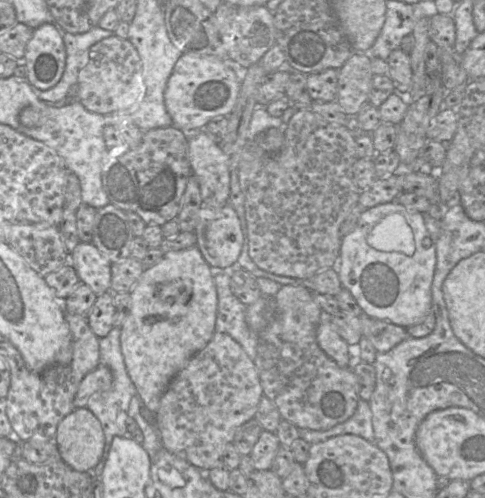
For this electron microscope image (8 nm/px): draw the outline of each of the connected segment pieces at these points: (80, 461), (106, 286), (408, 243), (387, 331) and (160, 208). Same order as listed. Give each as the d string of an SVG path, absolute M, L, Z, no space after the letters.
M86 407L74 408L57 425L58 455L78 472L92 471L99 462L105 443L99 420Z
M79 242L69 255L69 262L81 282L88 285L96 295L110 292L112 263L93 243Z
M400 213L383 216L372 227L366 241L369 246L382 252L401 252L407 256L415 252L413 231Z
M364 311L359 319L363 336L371 342L377 352L388 352L410 336L406 328L370 317Z
M175 126L143 131L135 147L108 149L103 158L101 180L110 204L137 214L145 224L162 226L176 219L189 176L187 137Z

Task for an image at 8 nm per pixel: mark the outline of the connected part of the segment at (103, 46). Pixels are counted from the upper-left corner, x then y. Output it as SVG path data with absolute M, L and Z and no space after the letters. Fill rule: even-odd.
M113 35L92 47L89 61L81 71L77 97L90 112L106 115L137 106L145 96L146 85L140 55L129 40Z

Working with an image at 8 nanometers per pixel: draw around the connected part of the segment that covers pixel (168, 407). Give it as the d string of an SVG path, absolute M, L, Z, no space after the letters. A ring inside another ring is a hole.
M215 332L207 345L171 380L160 398L155 415L161 443L170 453L207 472L221 458L225 446L233 442L237 429L254 418L262 395L263 389L254 361L230 335Z

